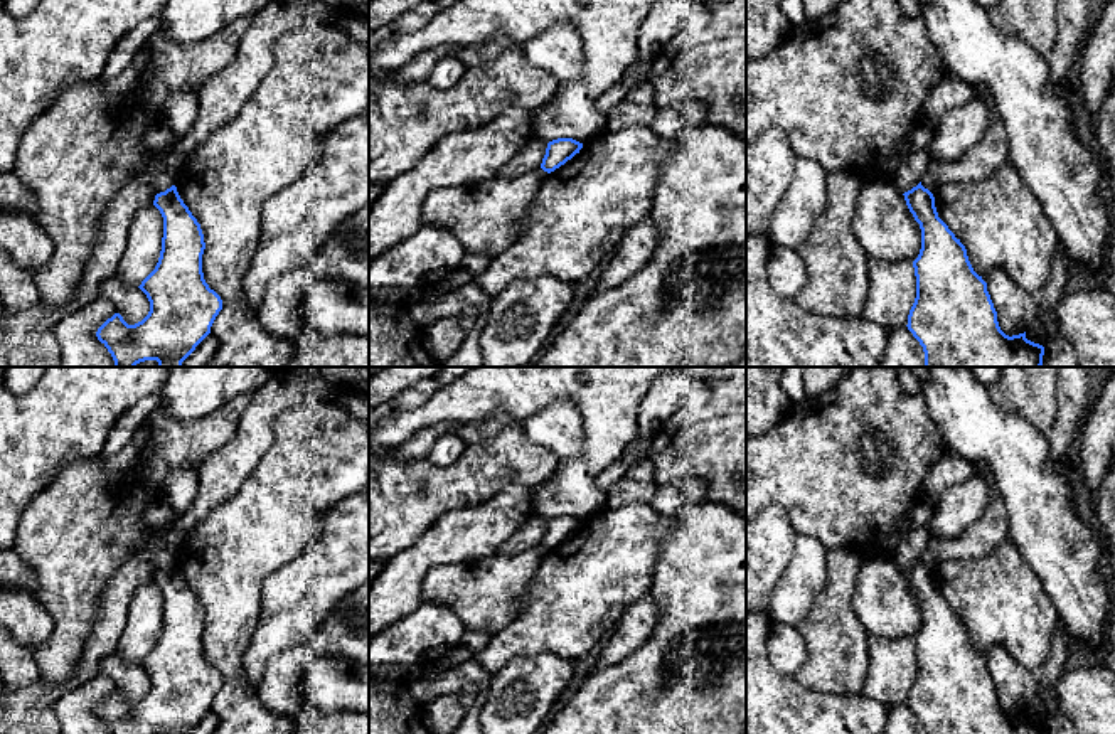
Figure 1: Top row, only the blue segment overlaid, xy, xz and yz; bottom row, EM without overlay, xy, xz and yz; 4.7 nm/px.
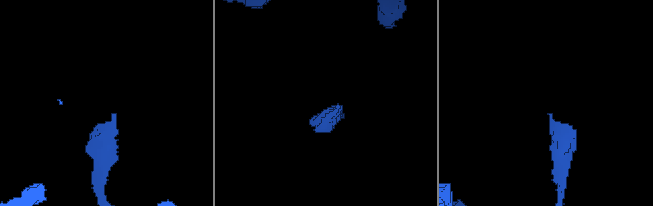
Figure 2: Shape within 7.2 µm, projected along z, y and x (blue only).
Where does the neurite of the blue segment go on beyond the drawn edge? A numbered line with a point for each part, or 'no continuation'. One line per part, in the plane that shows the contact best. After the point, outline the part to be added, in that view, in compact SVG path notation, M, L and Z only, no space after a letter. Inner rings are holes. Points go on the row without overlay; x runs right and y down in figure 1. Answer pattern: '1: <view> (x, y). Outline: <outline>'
no continuation

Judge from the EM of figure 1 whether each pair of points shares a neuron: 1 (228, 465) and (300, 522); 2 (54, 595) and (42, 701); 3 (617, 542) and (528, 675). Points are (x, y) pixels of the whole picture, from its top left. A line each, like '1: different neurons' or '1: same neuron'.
1: different neurons
2: different neurons
3: different neurons

